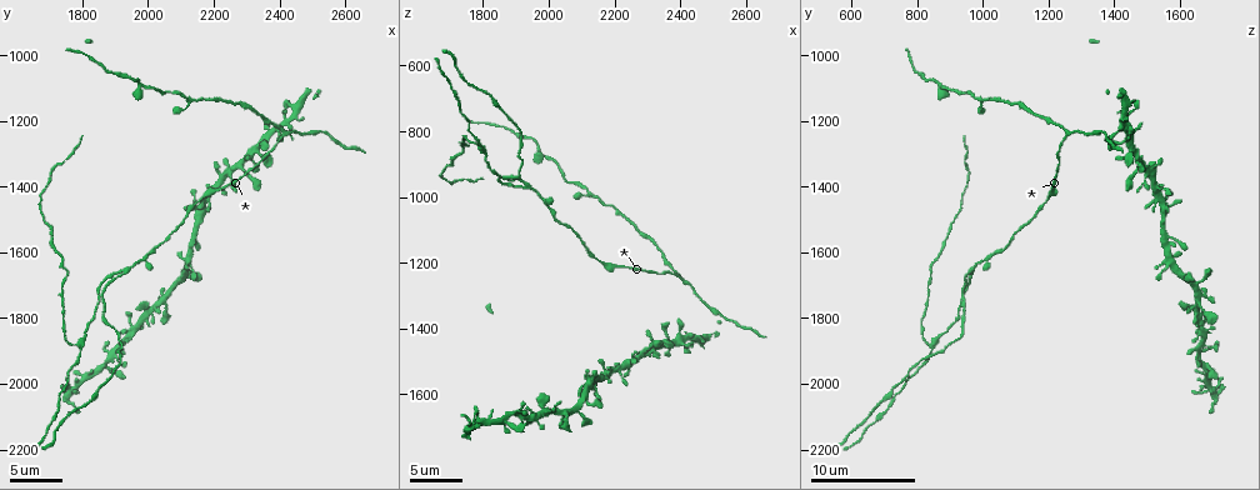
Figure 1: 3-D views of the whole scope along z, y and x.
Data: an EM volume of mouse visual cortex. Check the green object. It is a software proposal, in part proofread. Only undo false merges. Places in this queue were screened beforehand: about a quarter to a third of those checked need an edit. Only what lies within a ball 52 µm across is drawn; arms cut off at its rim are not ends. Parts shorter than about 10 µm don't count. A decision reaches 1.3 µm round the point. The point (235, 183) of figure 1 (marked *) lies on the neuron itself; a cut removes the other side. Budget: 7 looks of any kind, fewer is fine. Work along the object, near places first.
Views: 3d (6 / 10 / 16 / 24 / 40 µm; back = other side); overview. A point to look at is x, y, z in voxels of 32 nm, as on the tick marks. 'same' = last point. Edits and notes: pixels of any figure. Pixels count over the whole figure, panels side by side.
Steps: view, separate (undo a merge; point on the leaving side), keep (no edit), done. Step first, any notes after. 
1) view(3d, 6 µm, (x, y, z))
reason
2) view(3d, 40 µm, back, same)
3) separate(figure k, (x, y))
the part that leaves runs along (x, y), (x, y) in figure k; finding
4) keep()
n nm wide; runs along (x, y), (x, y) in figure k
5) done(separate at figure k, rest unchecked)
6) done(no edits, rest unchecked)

view(3d, 10 µm, (2420, 1230, 1260))
three arms meet

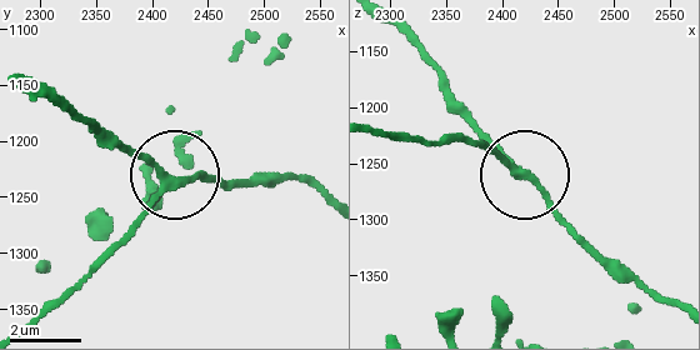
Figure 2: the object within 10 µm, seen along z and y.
view(3d, 6 µm, (2418, 1236, 1260))

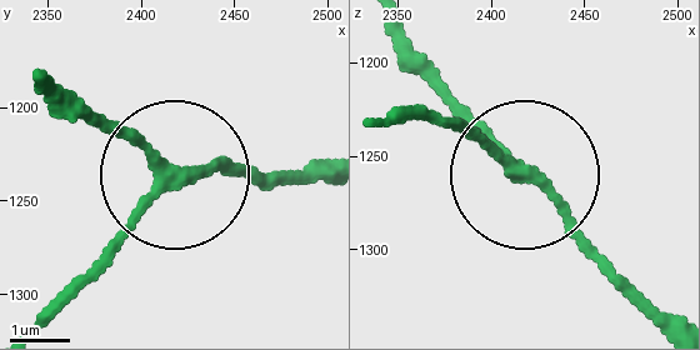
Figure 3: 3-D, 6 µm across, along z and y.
keep()
side arm 31 µm; runs along (390, 126), (435, 116), (515, 161), (410, 56) in figure 3; continuous, no second neuron

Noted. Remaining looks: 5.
view(3d, 16 µm, (2130, 1140, 990))
a fork

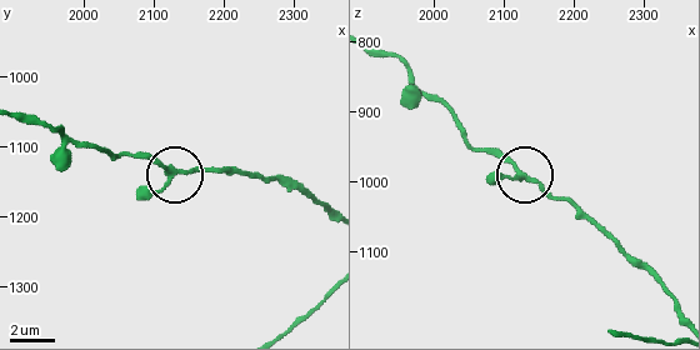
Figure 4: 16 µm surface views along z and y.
keep()
3 arms; runs along (329, 206), (270, 179), (175, 173), (138, 153) in figure 4; one neuron here

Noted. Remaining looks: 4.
view(3d, 16 µm, (1780, 1880, 850))
three-way junction

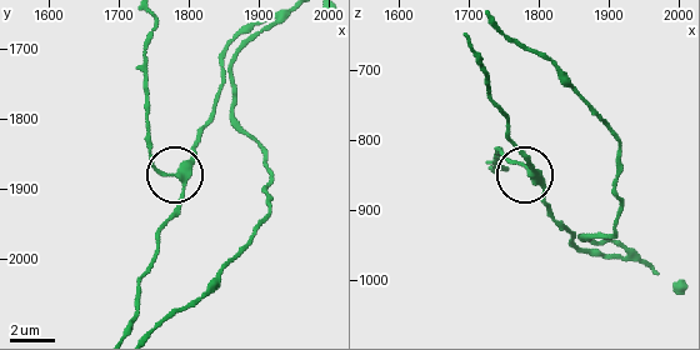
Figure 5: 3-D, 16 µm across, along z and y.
view(3d, 6 µm, (1785, 1880, 845))

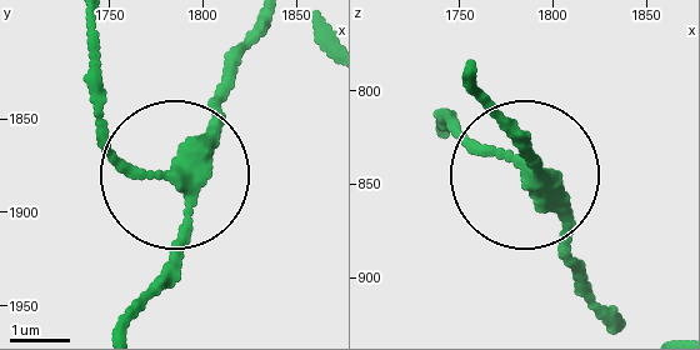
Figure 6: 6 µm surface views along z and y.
keep()
290 nm wide; all the same neuron

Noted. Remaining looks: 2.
view(3d, 10 µm, (1860, 1750, 940))
branch point

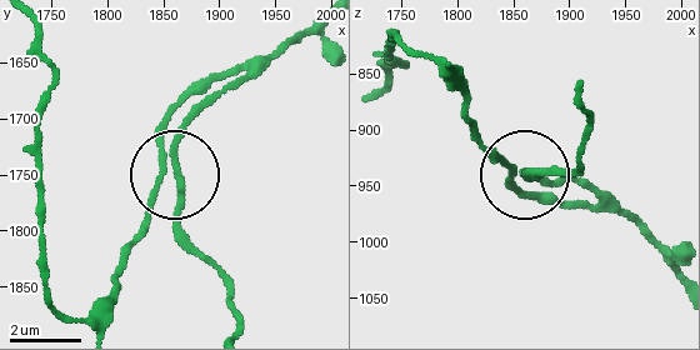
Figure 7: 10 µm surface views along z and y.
keep()
side arm 24 µm; continuous, no second neuron

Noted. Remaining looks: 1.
done(no edits, rest unchecked)

